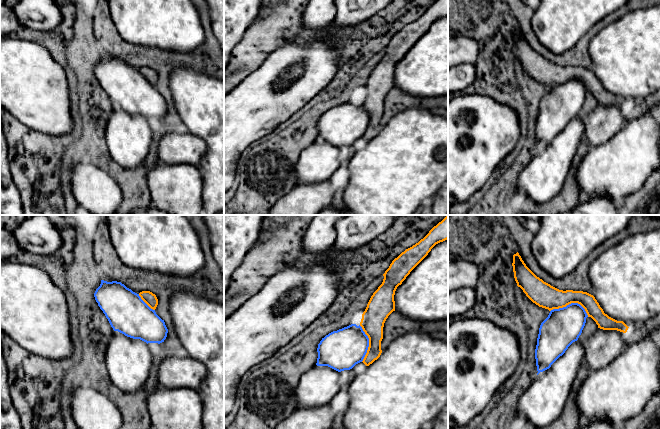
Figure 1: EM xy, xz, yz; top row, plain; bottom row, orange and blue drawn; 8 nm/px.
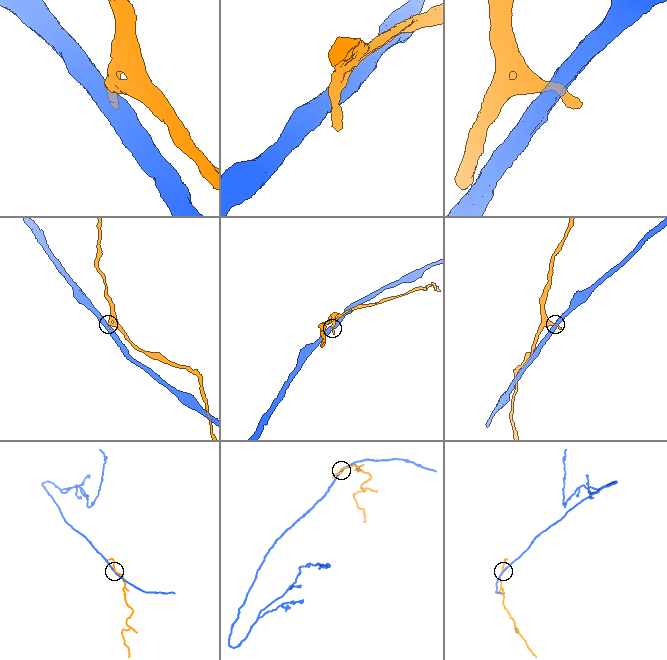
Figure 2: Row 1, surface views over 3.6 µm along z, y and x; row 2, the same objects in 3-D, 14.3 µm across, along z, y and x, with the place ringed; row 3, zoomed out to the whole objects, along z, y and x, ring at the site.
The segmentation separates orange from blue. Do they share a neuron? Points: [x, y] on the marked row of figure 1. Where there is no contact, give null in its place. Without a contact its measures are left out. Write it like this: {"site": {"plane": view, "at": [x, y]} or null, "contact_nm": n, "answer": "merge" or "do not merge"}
{"site": {"plane": "yz", "at": [571, 302]}, "contact_nm": 320, "answer": "do not merge"}

